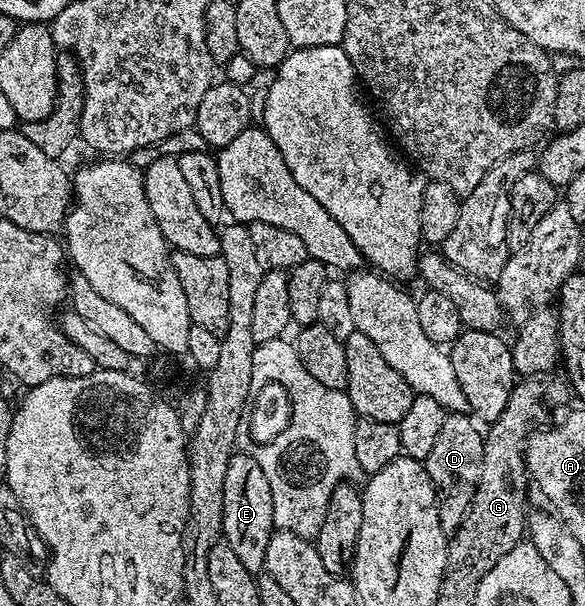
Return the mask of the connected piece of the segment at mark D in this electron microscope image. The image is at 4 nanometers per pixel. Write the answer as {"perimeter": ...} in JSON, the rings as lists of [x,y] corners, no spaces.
{"perimeter":[[[446,414],[444,425],[440,425],[440,433],[424,461],[438,502],[440,529],[448,537],[453,535],[454,530],[464,521],[472,505],[476,485],[480,481],[480,465],[484,461],[484,435],[481,430],[478,432],[477,426],[479,427],[479,424],[469,414]]]}

